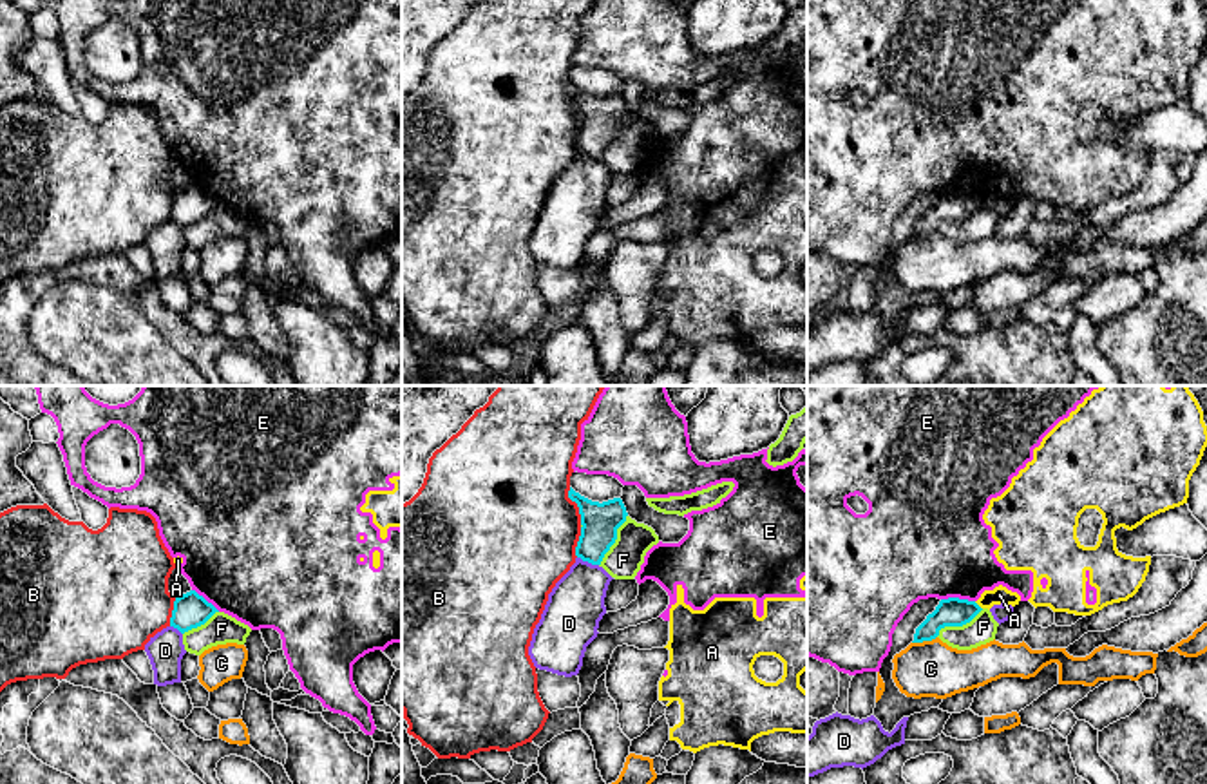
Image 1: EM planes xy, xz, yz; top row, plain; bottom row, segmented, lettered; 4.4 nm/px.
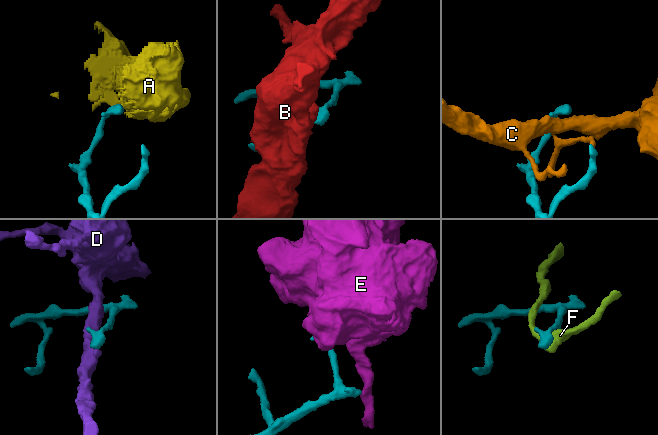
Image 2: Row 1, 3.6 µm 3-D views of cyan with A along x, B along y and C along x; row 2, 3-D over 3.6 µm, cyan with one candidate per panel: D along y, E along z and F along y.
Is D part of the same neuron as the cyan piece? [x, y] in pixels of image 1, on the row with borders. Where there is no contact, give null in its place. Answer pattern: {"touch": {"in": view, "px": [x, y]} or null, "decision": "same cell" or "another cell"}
{"touch": {"in": "xz", "px": [589, 562]}, "decision": "another cell"}

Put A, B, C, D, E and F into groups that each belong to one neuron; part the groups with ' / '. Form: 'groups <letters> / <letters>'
groups A E / B / C / D / F

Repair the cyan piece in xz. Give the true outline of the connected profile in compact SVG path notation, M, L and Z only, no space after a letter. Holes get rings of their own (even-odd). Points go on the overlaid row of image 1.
M572 487L568 498L577 503L581 514L581 536L575 556L592 565L601 565L604 554L617 540L617 529L626 521L626 507L621 498L592 502Z

